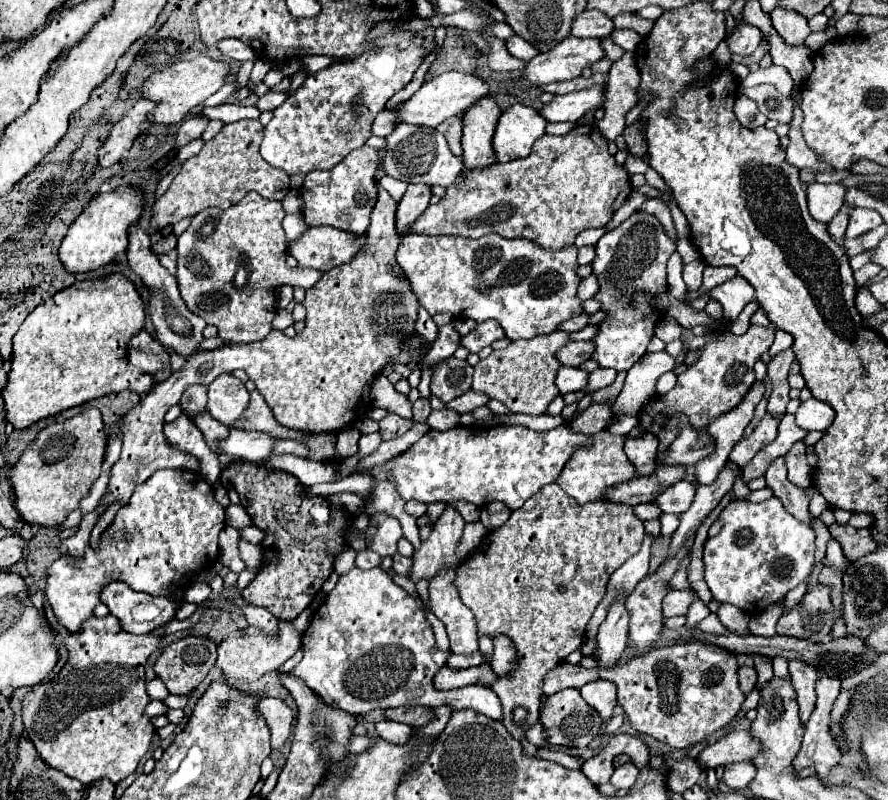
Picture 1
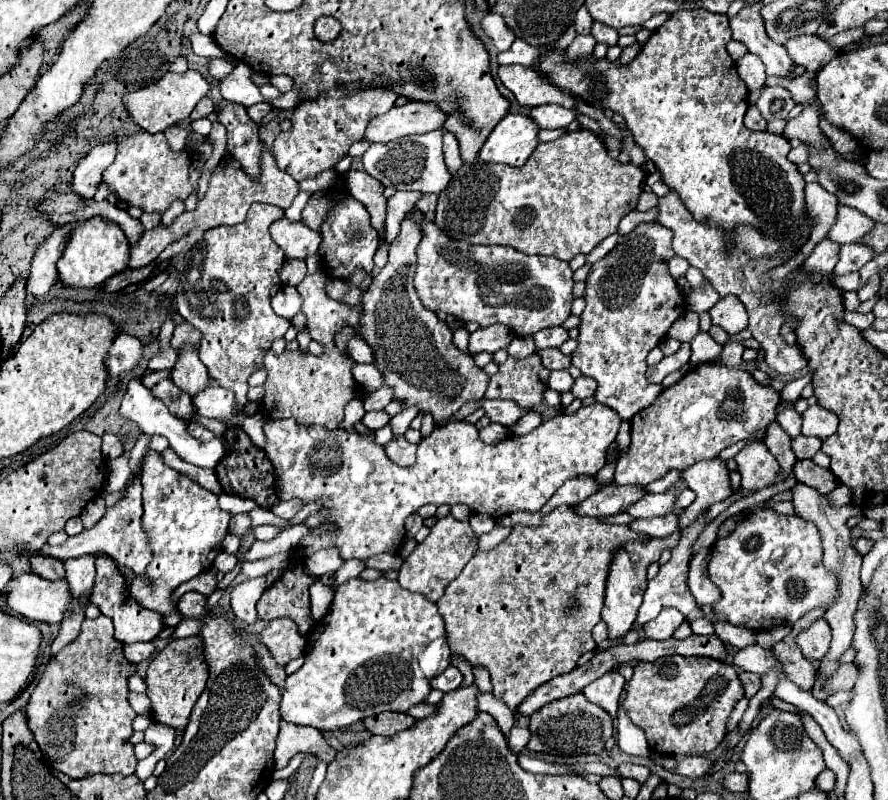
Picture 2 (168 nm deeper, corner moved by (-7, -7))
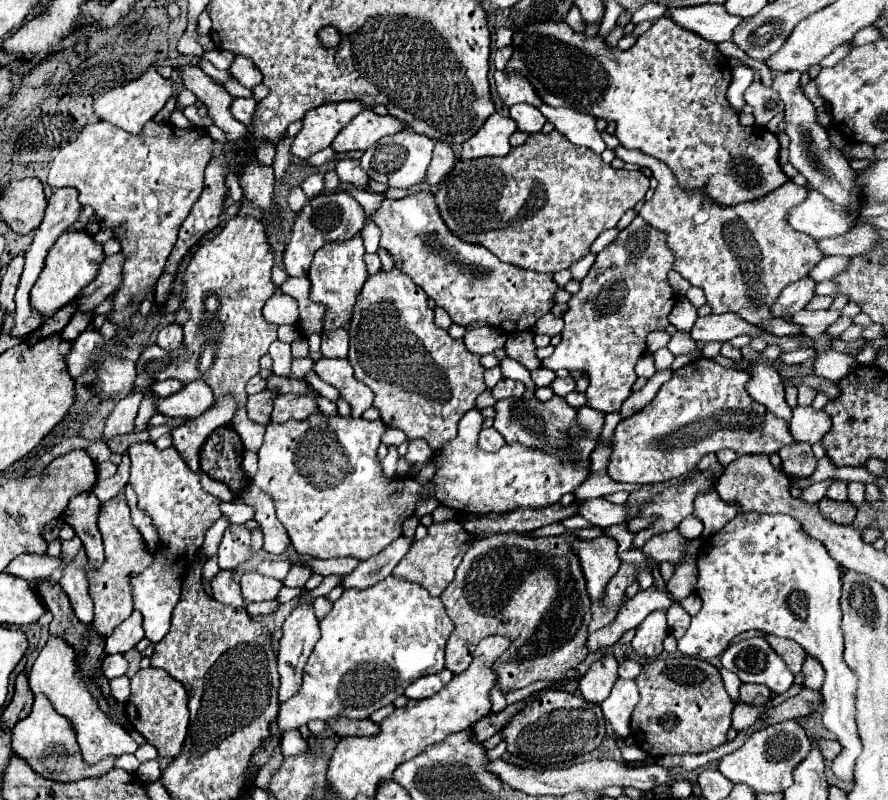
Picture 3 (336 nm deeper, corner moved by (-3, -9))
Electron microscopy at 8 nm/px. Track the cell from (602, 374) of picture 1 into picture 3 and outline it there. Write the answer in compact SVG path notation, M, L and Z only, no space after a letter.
M568 376L568 378L556 378L556 382L550 388L556 392L556 396L566 396L568 392L576 390L576 380L572 376Z

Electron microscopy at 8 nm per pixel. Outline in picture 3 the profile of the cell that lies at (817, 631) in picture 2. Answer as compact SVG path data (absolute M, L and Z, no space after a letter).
M810 654L804 660L802 674L804 674L804 686L806 688L818 690L822 686L822 682L824 682L824 668L822 668L822 664L814 656L810 656Z

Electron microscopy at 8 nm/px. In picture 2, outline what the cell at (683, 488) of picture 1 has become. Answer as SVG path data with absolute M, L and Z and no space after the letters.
M670 492L664 494L646 494L644 498L640 498L640 502L634 502L632 506L628 506L628 514L632 518L652 518L652 516L664 516L668 512L672 512L676 496Z

